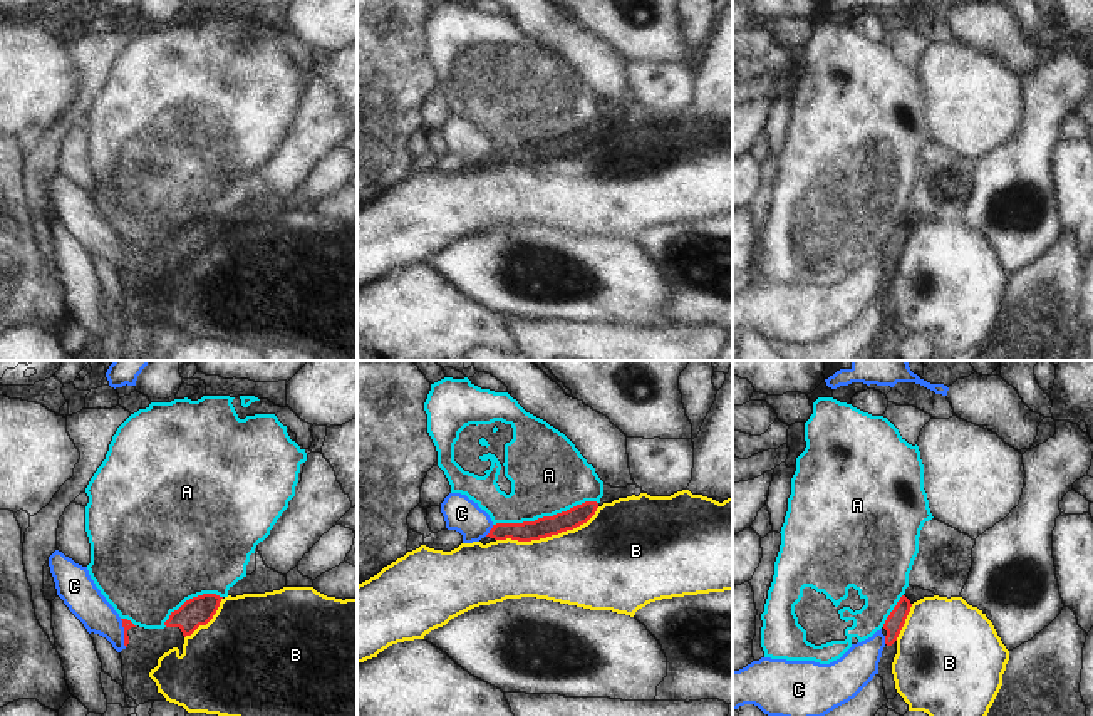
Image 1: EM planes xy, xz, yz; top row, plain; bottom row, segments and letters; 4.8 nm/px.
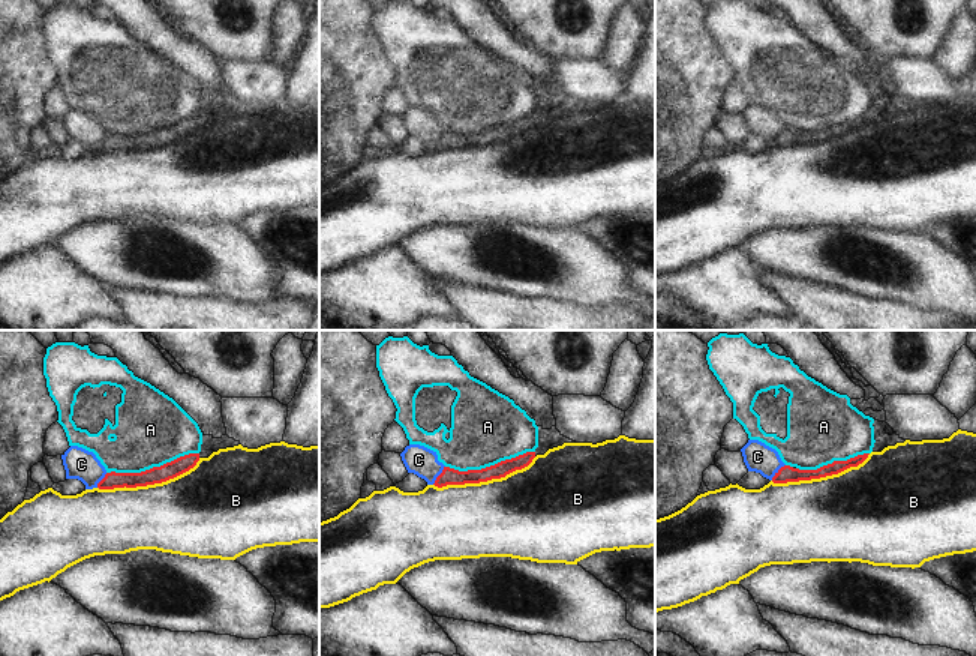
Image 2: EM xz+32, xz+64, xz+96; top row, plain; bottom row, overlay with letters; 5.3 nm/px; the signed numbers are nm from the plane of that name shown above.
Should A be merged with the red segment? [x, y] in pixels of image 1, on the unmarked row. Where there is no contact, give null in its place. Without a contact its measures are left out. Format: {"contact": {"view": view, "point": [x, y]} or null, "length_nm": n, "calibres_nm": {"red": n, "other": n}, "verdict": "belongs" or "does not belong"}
{"contact": {"view": "xz", "point": [545, 141]}, "length_nm": 500, "calibres_nm": {"red": 100, "other": 360}, "verdict": "belongs"}

